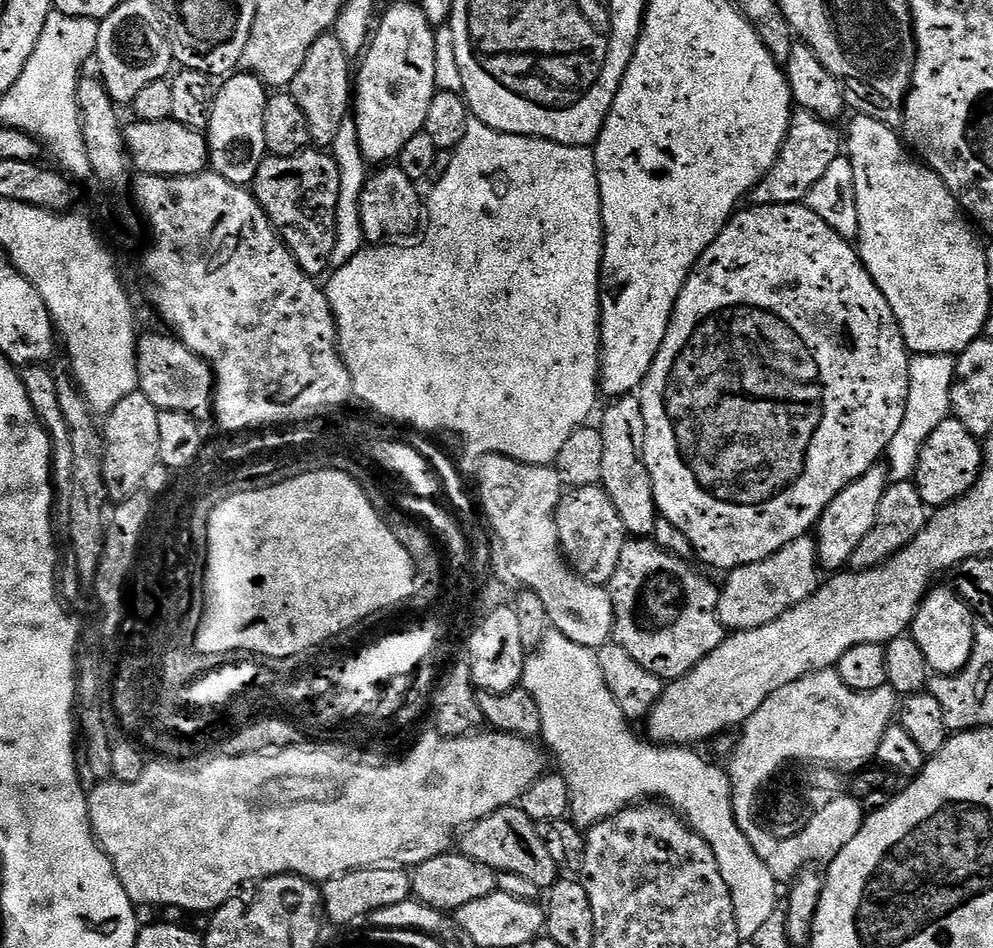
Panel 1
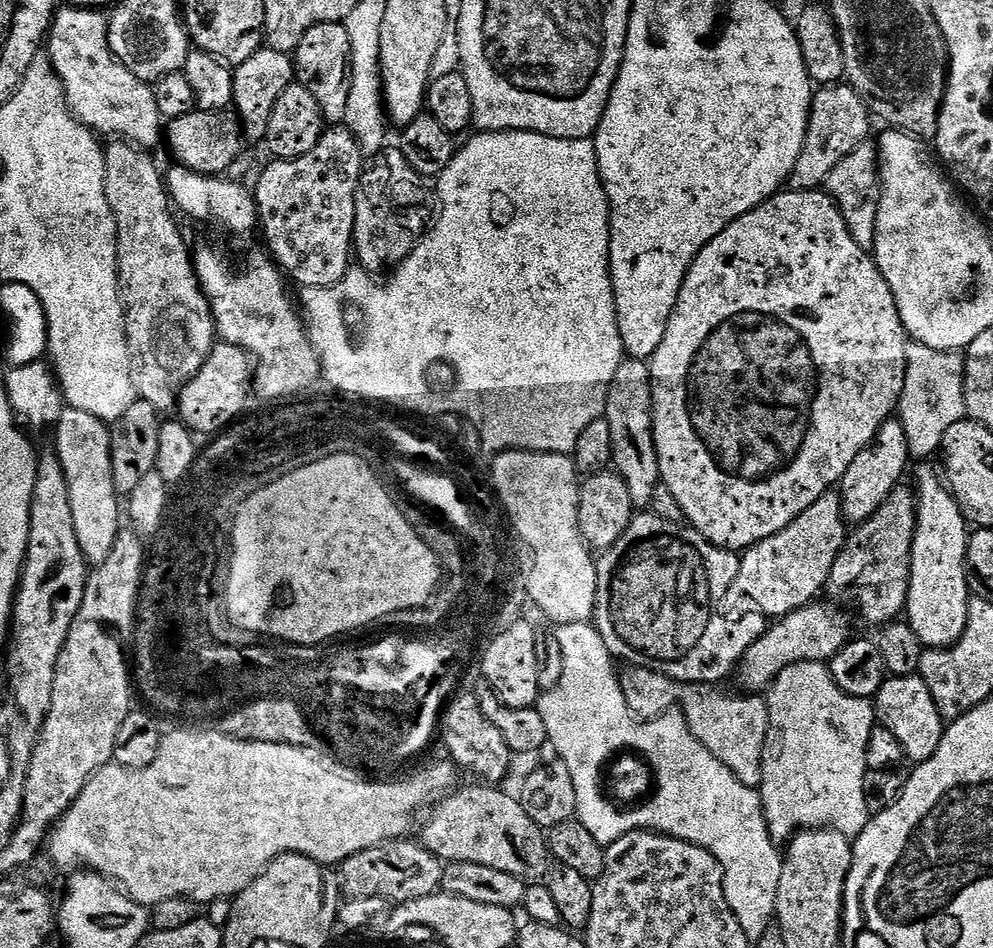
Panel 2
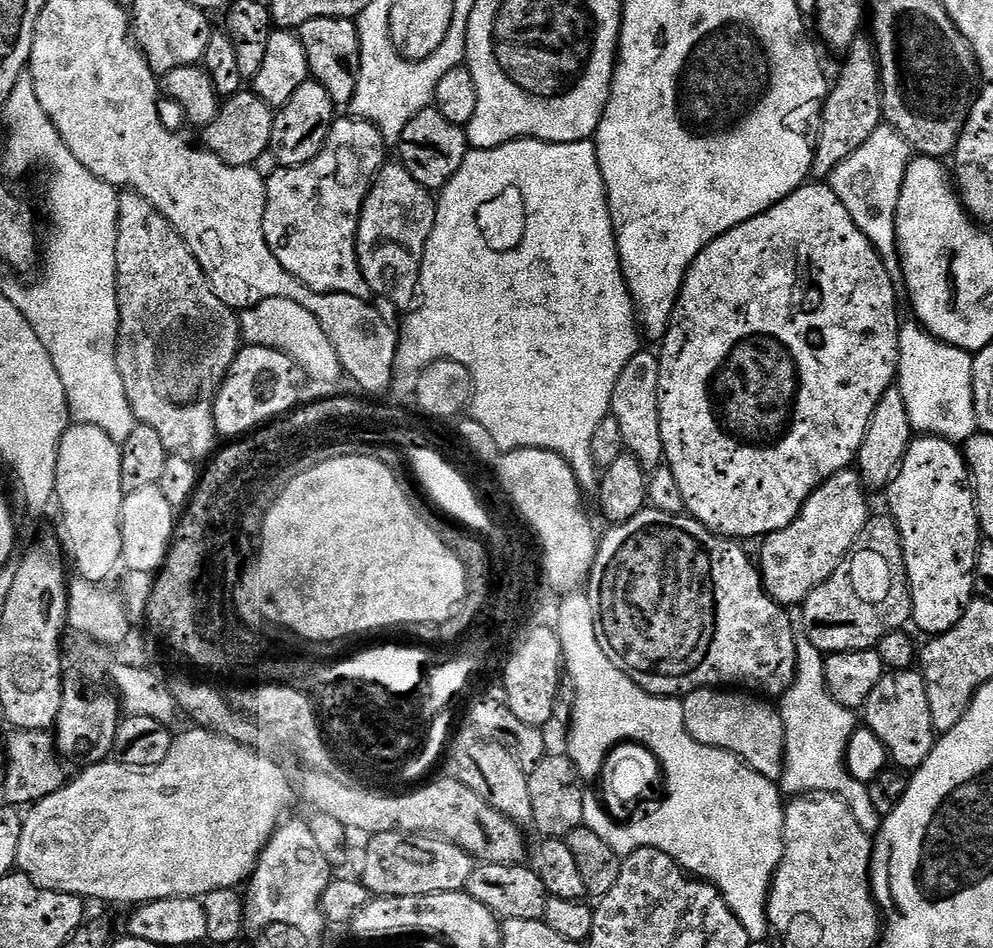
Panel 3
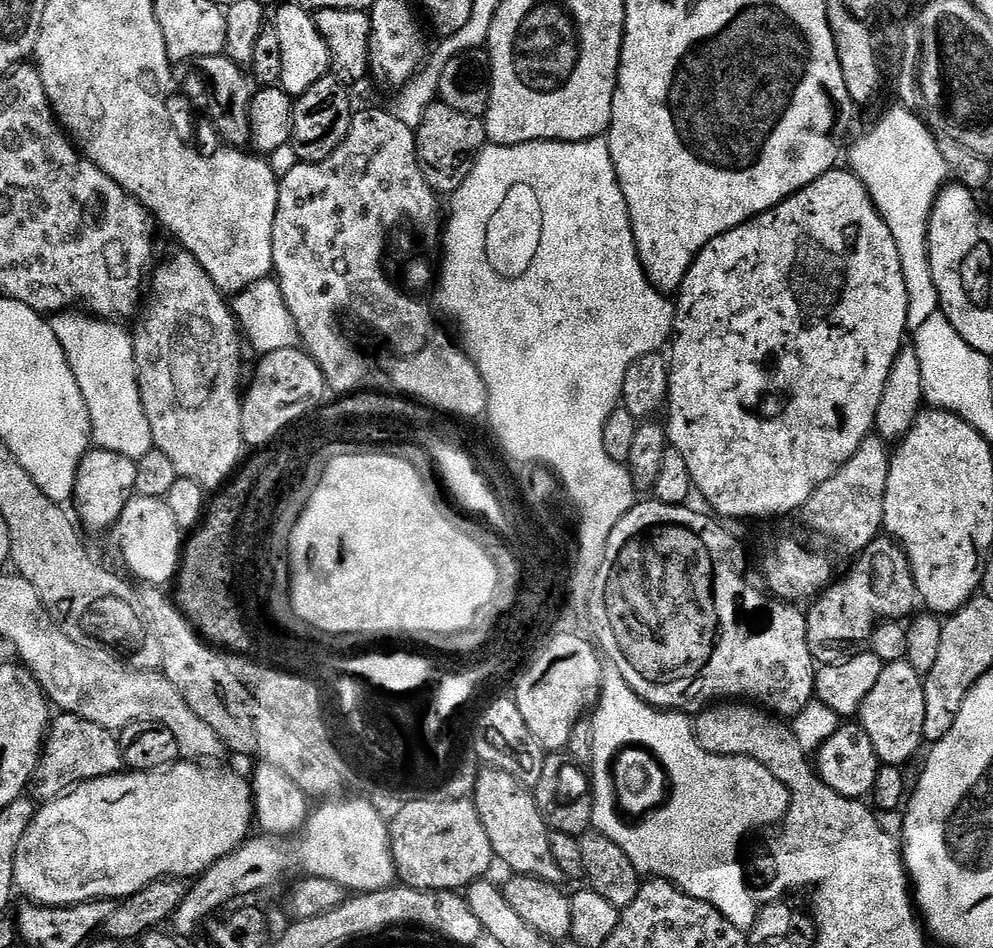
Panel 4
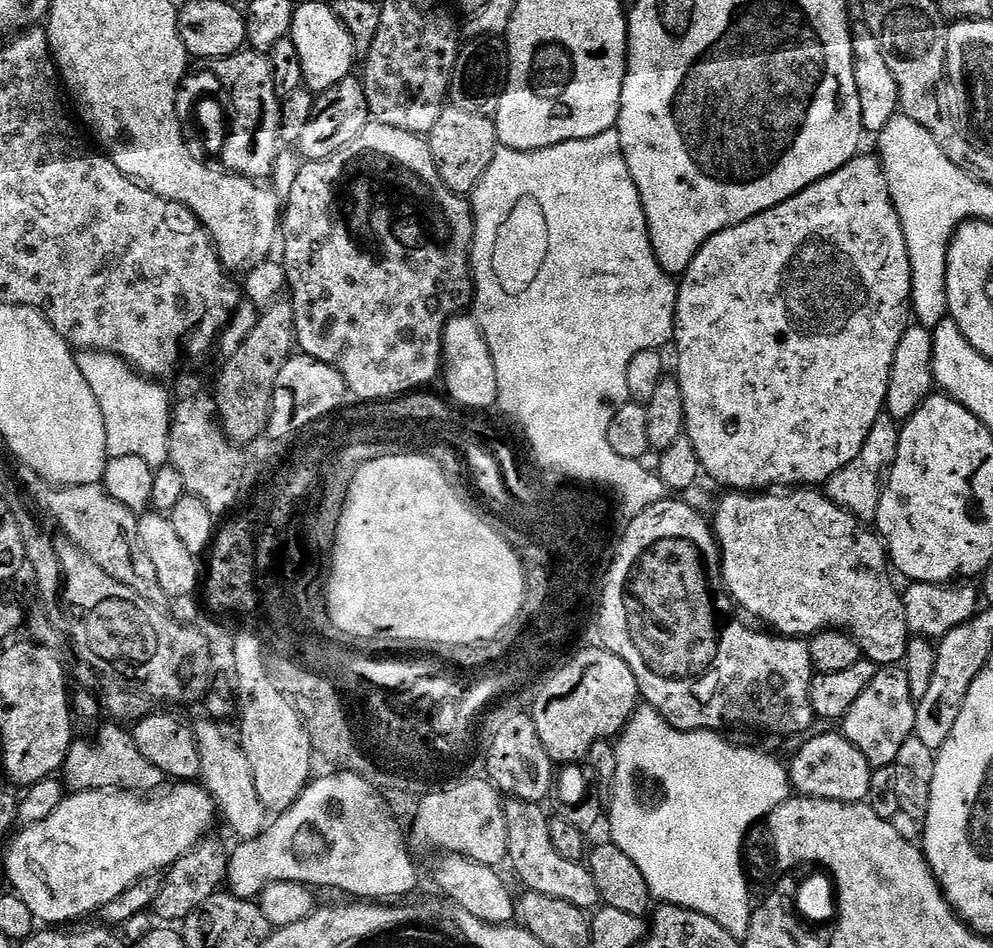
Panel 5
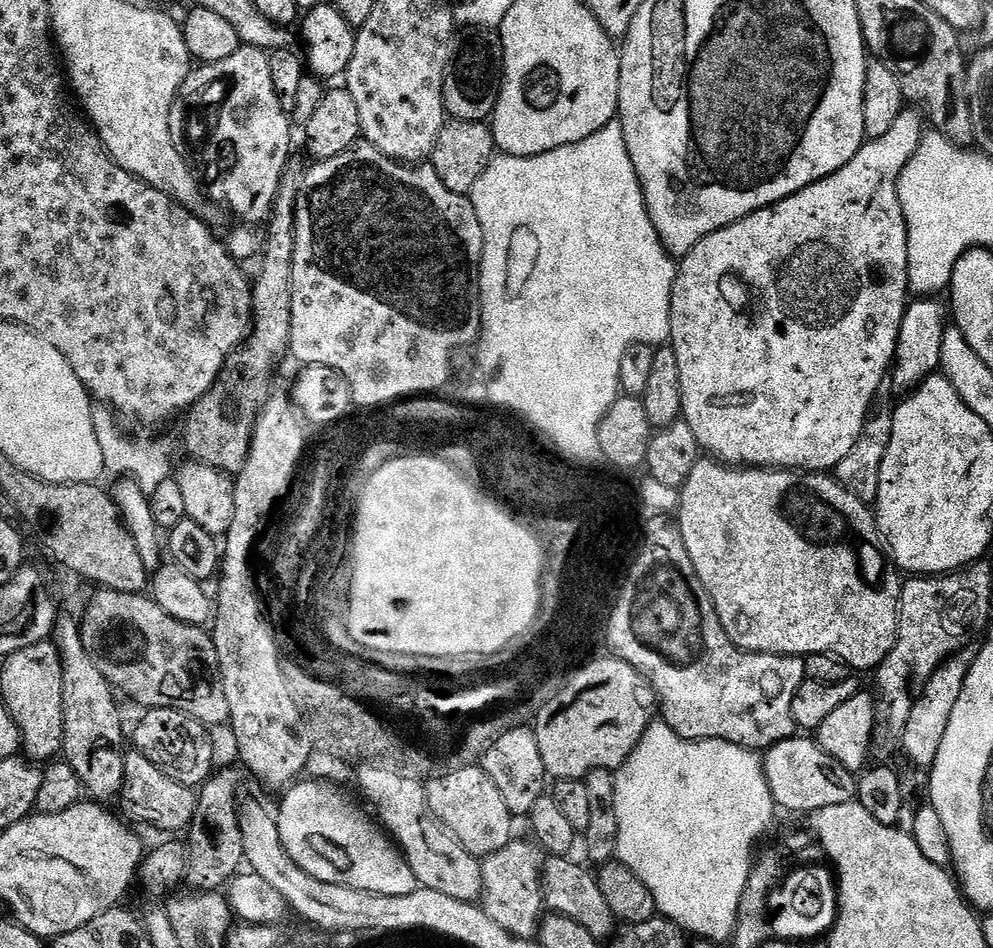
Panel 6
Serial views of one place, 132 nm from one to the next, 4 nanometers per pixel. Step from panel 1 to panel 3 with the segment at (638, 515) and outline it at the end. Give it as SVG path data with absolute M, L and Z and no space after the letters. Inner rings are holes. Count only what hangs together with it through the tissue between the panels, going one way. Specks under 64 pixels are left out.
M641 350L626 362L626 370L618 378L612 395L611 415L622 429L625 449L646 470L652 470L665 463L662 446L662 426L658 406L658 382L660 381L660 357L655 351Z

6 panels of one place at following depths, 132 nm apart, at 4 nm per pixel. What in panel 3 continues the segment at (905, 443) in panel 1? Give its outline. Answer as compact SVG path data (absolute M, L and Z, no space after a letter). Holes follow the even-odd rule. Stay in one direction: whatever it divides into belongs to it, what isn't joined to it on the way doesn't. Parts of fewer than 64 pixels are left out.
M901 323L900 326L900 367L898 369L898 387L902 402L906 402L906 414L917 433L940 436L943 440L967 442L977 435L976 411L974 410L974 382L972 381L973 357L963 348L955 348L931 336L919 323Z

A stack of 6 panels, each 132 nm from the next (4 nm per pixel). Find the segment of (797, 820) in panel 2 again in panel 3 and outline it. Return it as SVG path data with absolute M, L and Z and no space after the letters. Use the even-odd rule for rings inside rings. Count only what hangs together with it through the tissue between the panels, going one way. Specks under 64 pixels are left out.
M802 630L797 631L796 634L796 677L779 701L778 711L784 723L784 773L778 781L779 787L792 798L799 798L805 794L838 796L848 803L848 809L852 811L858 826L862 826L864 832L869 834L879 832L882 818L878 810L874 810L874 802L870 802L868 785L855 780L849 774L848 765L844 762L848 743L858 727L857 713L851 708L834 702L834 698L828 693L828 687L824 681L824 656L814 646L814 642L806 638Z

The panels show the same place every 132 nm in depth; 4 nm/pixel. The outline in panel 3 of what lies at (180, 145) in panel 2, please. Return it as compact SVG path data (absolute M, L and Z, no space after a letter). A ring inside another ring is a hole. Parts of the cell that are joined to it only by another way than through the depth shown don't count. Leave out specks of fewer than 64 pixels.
M245 90L227 97L221 103L218 118L202 130L203 147L212 152L222 162L235 168L251 168L271 149L274 130L274 109L255 91Z

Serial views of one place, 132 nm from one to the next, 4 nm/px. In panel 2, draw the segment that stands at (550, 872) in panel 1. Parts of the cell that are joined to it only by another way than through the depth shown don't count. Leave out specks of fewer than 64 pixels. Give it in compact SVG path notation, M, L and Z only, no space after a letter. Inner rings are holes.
M477 785L455 789L443 797L427 813L428 821L425 822L420 836L418 835L419 843L423 844L426 850L430 850L430 854L448 864L478 862L478 866L494 866L494 870L514 874L514 878L525 882L543 881L550 871L550 853L545 829L538 827L530 814L522 810L522 804L515 795L510 796L494 786Z

